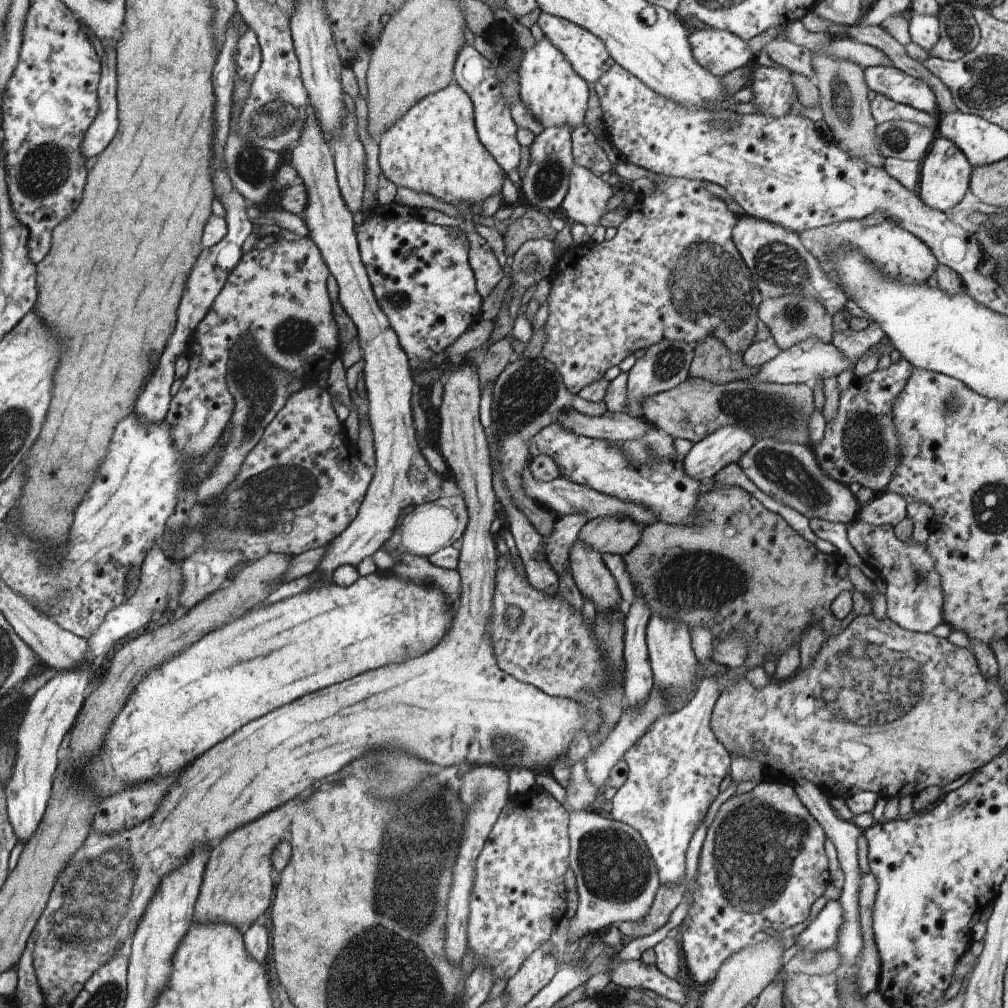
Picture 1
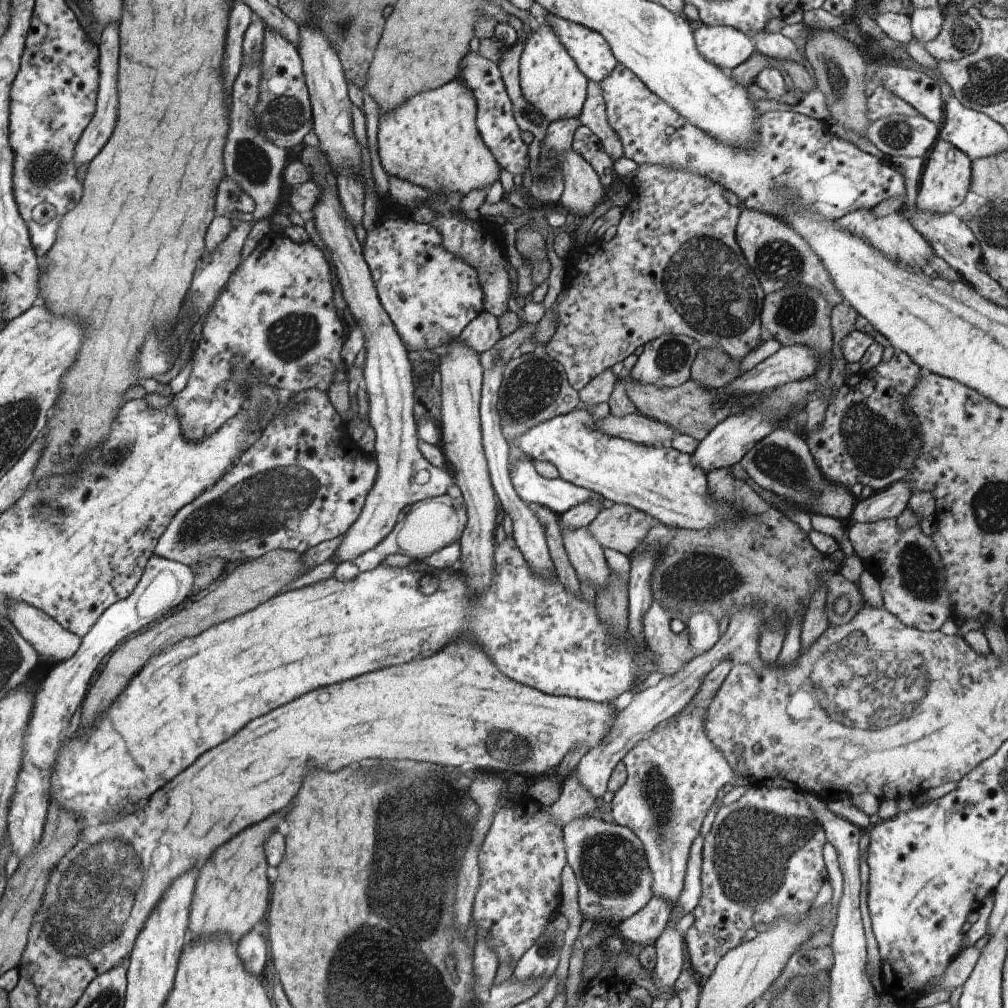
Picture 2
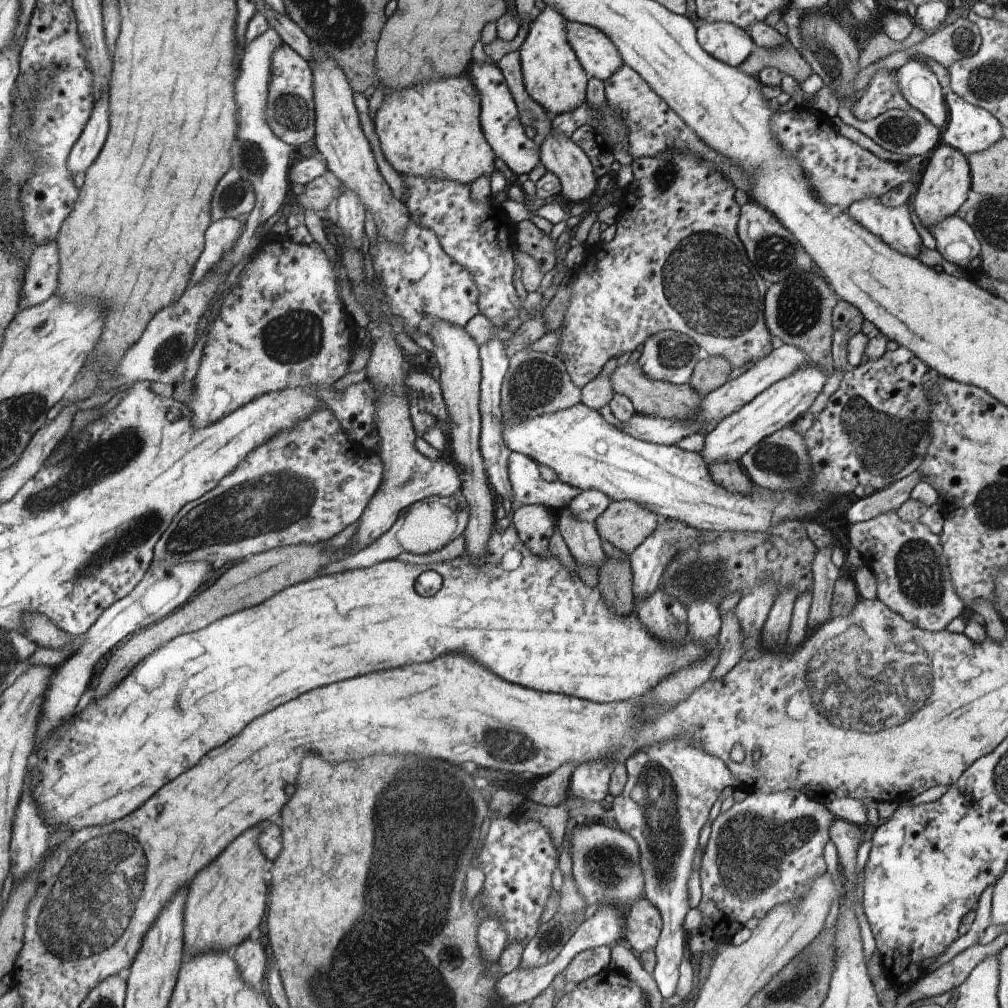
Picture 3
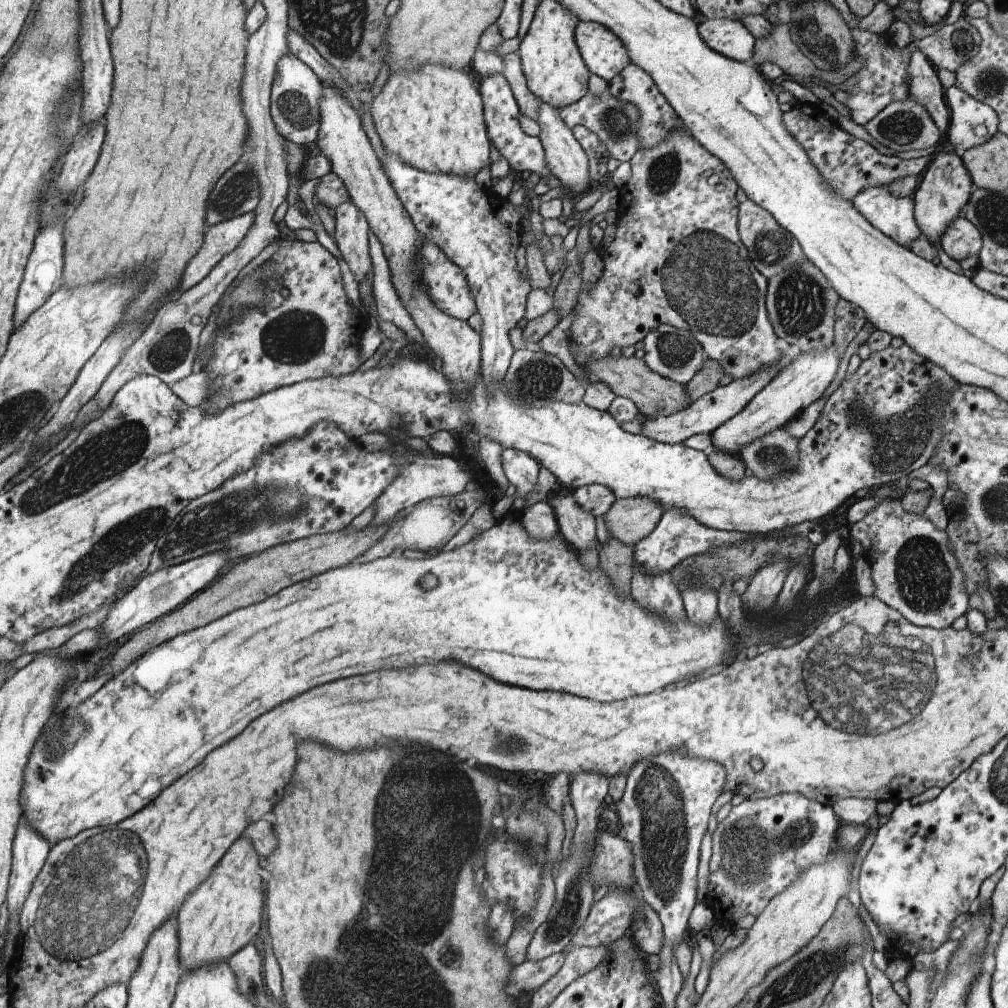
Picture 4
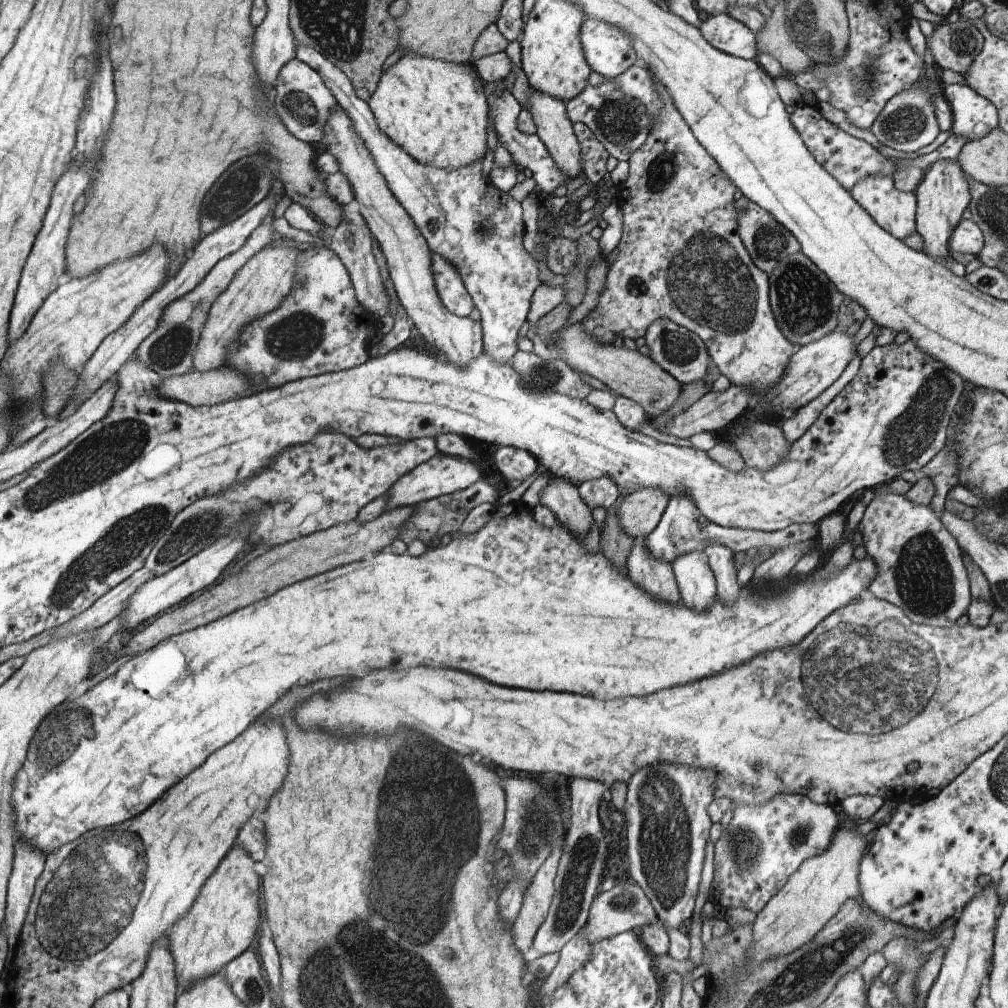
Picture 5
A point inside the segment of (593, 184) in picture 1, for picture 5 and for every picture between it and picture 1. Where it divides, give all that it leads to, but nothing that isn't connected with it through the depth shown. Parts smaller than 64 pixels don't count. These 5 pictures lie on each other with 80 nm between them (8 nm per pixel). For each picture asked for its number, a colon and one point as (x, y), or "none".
2: (583, 191)
3: (561, 156)
4: (566, 159)
5: (554, 128)

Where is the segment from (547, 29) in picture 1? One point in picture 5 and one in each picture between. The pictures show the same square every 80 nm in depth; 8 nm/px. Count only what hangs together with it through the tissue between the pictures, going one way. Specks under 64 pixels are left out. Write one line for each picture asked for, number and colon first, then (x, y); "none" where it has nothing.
2: (589, 50)
3: (598, 55)
4: (604, 54)
5: (609, 51)

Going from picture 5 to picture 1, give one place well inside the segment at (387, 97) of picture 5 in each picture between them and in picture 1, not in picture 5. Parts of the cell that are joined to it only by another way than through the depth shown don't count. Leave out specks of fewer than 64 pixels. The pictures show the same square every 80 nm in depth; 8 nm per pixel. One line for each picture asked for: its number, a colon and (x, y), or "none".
1: (434, 149)
2: (433, 141)
3: (432, 130)
4: (432, 117)

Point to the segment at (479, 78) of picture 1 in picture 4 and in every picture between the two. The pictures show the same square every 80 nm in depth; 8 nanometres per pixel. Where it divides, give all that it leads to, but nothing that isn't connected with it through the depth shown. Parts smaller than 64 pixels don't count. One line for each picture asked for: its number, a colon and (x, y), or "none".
2: (497, 126)
3: (502, 128)
4: (525, 154)

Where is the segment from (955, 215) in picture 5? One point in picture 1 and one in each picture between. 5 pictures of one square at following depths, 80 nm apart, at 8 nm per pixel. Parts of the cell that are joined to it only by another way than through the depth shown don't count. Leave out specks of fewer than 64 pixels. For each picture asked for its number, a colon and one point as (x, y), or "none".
1: (945, 172)
2: (946, 177)
3: (943, 187)
4: (945, 186)

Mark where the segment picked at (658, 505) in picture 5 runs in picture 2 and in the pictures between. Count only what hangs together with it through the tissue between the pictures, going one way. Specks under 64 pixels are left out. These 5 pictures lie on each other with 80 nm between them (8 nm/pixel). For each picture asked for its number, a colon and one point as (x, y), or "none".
2: (621, 527)
3: (625, 524)
4: (629, 520)

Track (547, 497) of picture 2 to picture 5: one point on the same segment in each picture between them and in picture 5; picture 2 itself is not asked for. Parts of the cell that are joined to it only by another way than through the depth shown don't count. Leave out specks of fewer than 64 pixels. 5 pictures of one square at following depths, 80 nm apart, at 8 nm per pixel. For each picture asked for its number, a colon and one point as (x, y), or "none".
3: (529, 488)
4: (522, 471)
5: (513, 463)

